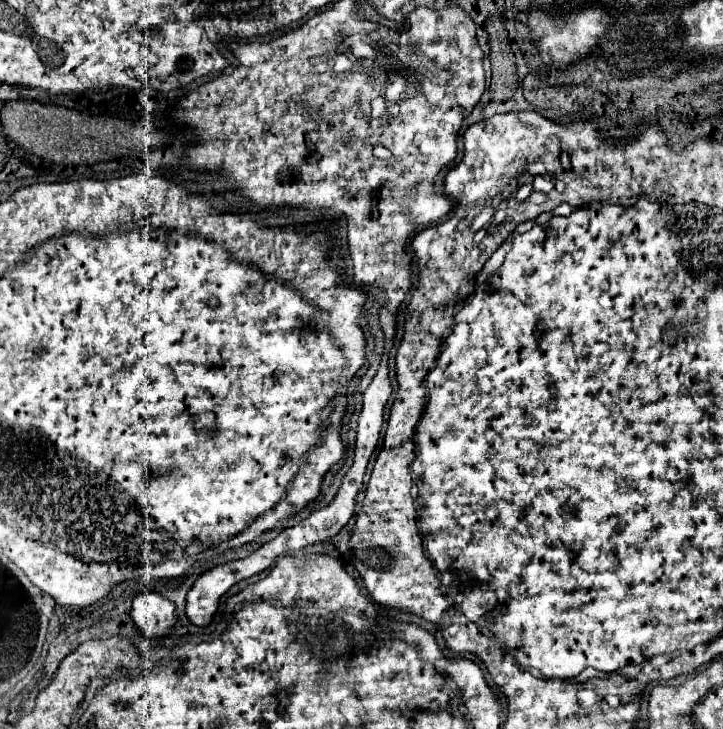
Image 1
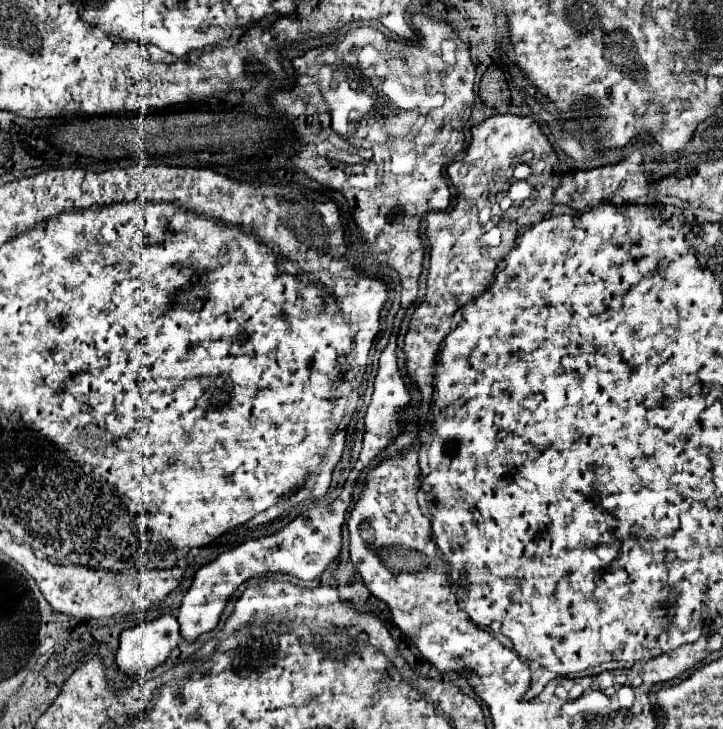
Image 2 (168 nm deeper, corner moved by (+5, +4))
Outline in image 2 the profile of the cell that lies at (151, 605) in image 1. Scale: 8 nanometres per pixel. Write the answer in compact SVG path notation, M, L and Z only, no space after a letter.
M165 613L155 621L149 621L145 625L123 631L121 633L121 645L119 645L119 651L115 655L115 663L123 675L144 679L146 673L151 673L155 667L159 667L167 661L169 653L177 647L179 639L181 639L181 635L179 635L177 619L169 613Z

